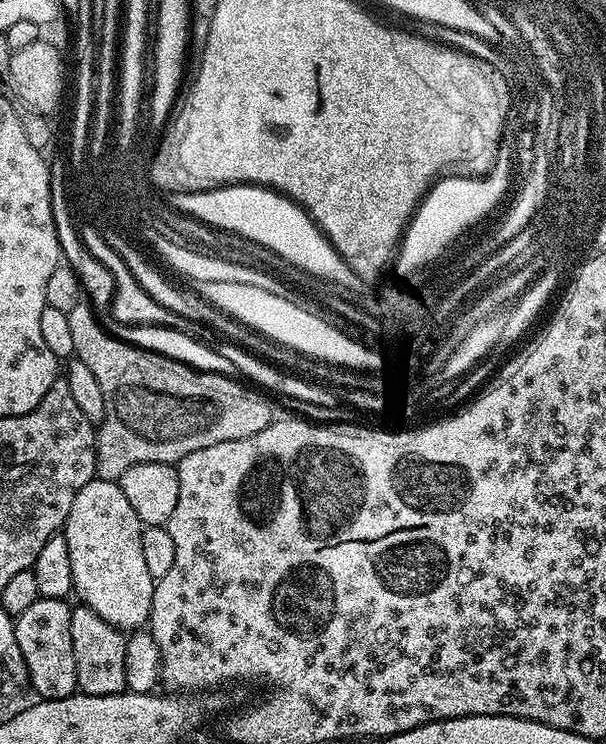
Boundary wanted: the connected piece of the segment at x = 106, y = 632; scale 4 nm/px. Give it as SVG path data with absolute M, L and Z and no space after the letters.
M83 606L72 609L70 618L70 642L74 642L74 666L76 667L76 687L86 696L118 694L127 689L126 682L126 636L110 622L98 618L94 610Z

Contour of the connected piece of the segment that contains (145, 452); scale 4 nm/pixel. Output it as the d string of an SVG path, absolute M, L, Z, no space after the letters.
M87 302L74 306L74 310L67 314L74 337L75 359L90 366L94 378L98 378L98 386L102 386L102 402L106 402L104 418L96 428L96 475L99 479L119 481L120 476L126 474L130 466L138 466L138 462L177 465L186 454L194 454L194 450L218 446L218 442L250 438L250 434L258 434L258 430L266 430L266 426L272 423L274 413L268 405L269 397L255 387L231 376L220 376L217 372L202 372L174 358L166 358L121 340L95 320L94 309Z

